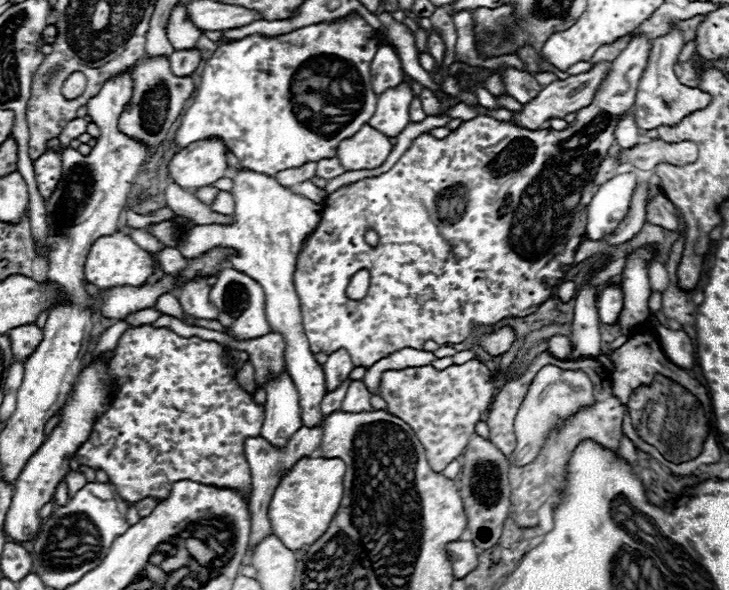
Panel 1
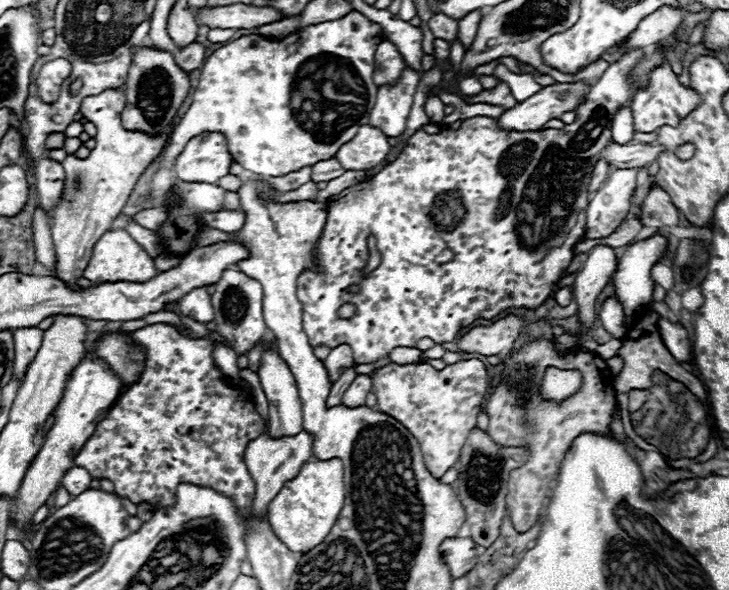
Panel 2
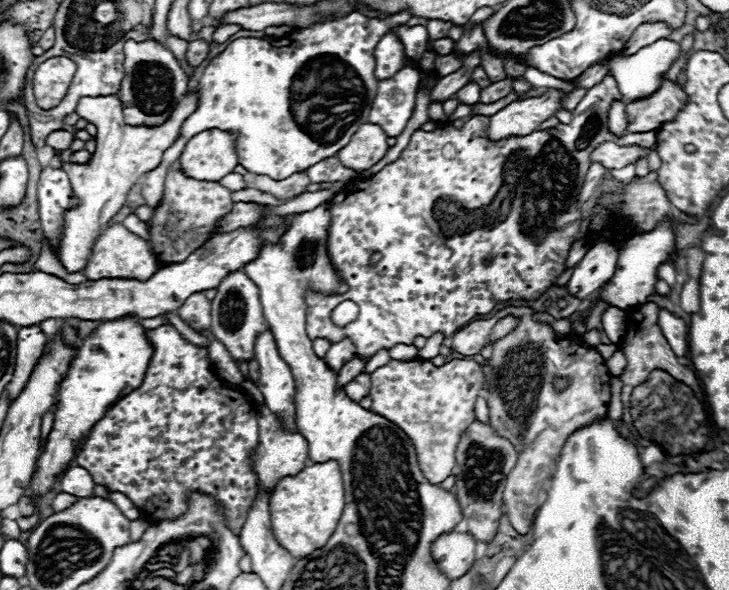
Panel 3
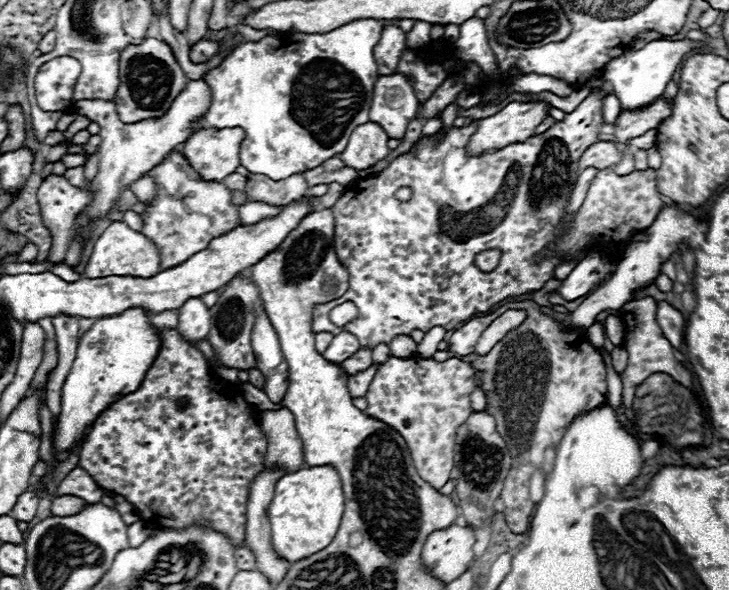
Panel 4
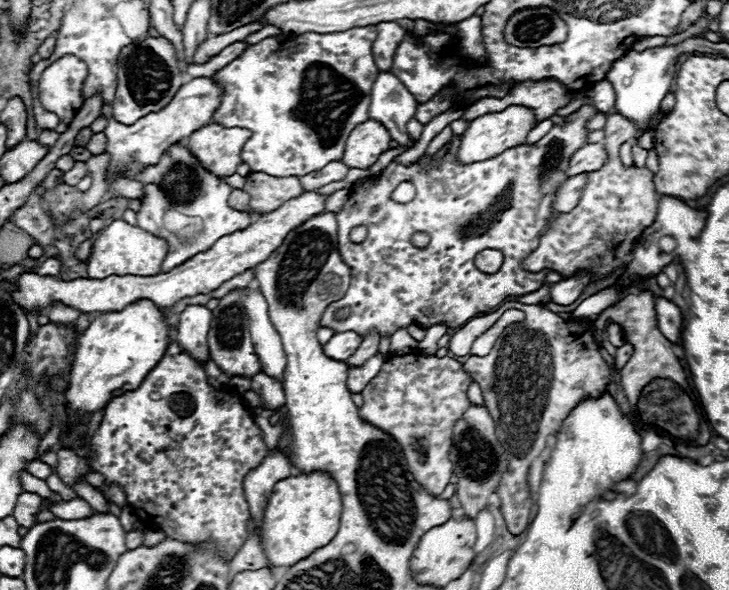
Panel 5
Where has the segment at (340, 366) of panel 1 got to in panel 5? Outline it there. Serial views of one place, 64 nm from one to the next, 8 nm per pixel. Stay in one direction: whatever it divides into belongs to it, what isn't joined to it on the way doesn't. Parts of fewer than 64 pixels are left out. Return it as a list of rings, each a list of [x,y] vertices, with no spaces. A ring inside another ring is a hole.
[[[340,332],[328,340],[328,344],[324,346],[324,354],[332,360],[346,360],[356,352],[360,342],[362,338],[356,332]]]

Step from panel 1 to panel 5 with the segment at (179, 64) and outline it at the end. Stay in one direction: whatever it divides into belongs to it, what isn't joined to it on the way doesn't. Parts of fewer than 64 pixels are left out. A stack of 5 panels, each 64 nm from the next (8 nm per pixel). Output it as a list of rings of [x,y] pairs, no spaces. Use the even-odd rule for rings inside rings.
[[[252,22],[252,24],[246,24],[244,28],[236,28],[236,30],[232,30],[232,32],[226,32],[226,34],[220,34],[220,36],[212,36],[212,38],[204,40],[204,42],[196,48],[192,60],[194,60],[196,64],[204,64],[204,62],[208,62],[212,56],[216,56],[218,52],[222,52],[226,46],[244,40],[250,32],[256,32],[256,30],[260,30],[262,26],[264,26],[264,24]]]

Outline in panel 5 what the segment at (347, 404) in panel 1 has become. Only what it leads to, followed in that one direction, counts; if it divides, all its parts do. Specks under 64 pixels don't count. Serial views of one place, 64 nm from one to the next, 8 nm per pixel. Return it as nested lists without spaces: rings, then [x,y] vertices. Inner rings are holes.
[[[376,354],[376,356],[372,356],[372,360],[368,360],[364,366],[360,366],[360,368],[350,368],[350,370],[348,370],[348,380],[346,380],[348,390],[350,390],[352,394],[360,394],[360,392],[366,388],[366,384],[376,376],[376,372],[380,372],[382,364],[384,364],[384,358],[382,358],[380,354]]]

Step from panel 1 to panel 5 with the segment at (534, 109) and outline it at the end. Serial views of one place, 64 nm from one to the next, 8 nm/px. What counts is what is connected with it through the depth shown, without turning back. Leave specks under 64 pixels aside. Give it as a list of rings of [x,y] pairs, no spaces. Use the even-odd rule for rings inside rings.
[[[508,106],[502,112],[490,112],[484,116],[478,116],[470,122],[468,130],[464,132],[462,138],[462,146],[458,150],[458,160],[468,164],[468,162],[476,162],[476,160],[486,160],[492,158],[500,152],[504,152],[506,148],[518,146],[526,140],[528,132],[536,126],[536,118],[534,118],[534,110],[526,108],[526,106]]]

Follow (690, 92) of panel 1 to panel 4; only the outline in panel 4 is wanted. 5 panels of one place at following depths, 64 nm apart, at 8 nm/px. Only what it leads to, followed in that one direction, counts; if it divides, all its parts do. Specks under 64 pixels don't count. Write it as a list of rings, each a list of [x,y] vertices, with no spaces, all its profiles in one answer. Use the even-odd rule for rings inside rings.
[[[660,96],[652,104],[638,110],[624,110],[614,126],[614,136],[618,142],[626,142],[628,138],[640,136],[652,128],[658,128],[662,120],[672,116],[672,106]]]

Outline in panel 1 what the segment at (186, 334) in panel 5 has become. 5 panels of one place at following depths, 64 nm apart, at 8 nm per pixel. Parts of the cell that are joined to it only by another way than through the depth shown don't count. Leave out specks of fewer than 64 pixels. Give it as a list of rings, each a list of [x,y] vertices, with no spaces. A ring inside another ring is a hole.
[[[196,276],[184,282],[184,286],[180,288],[178,300],[186,314],[192,314],[204,320],[218,320],[218,308],[208,300],[210,284],[206,280],[208,280],[206,276]]]

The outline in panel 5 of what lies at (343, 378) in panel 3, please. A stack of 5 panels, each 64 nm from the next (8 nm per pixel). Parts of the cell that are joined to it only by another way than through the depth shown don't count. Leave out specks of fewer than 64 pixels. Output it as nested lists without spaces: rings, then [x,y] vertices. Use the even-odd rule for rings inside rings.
[[[372,334],[372,336],[366,336],[364,340],[362,340],[362,344],[360,344],[360,348],[348,358],[348,360],[344,360],[346,362],[346,366],[362,366],[368,358],[372,358],[374,354],[376,354],[376,350],[378,350],[378,342],[380,342],[380,336],[376,336],[376,334]]]

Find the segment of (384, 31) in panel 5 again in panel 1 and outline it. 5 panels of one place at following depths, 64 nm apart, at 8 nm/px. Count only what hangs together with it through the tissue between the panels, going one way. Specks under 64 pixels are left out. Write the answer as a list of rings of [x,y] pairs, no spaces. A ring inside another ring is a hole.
[[[390,46],[378,48],[378,52],[370,64],[370,72],[372,72],[372,88],[374,88],[376,96],[380,96],[382,92],[386,92],[390,88],[396,88],[404,80],[404,70],[402,70],[400,58]]]

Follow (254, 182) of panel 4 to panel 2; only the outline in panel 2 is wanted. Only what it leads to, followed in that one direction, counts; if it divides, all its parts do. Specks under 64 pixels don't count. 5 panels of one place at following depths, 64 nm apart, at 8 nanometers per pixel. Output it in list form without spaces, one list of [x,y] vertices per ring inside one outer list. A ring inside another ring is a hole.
[[[306,166],[306,168],[300,168],[300,170],[294,170],[286,176],[276,176],[276,178],[266,178],[268,184],[272,184],[278,192],[288,192],[288,190],[296,190],[298,186],[302,186],[304,182],[308,182],[312,176],[312,168]]]

